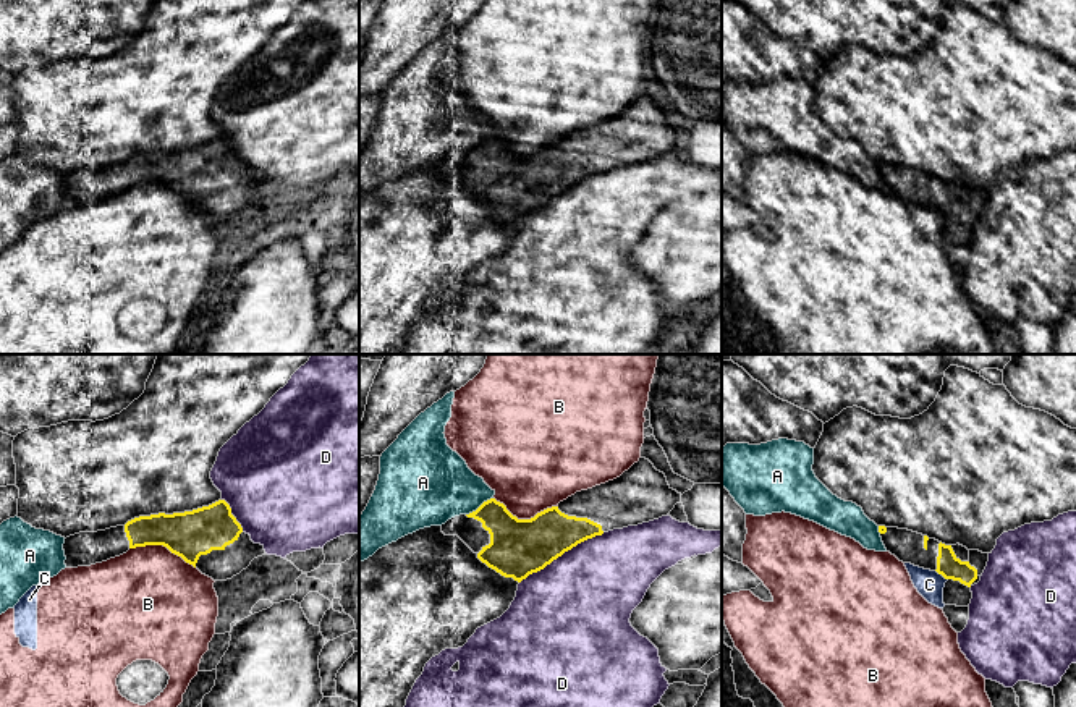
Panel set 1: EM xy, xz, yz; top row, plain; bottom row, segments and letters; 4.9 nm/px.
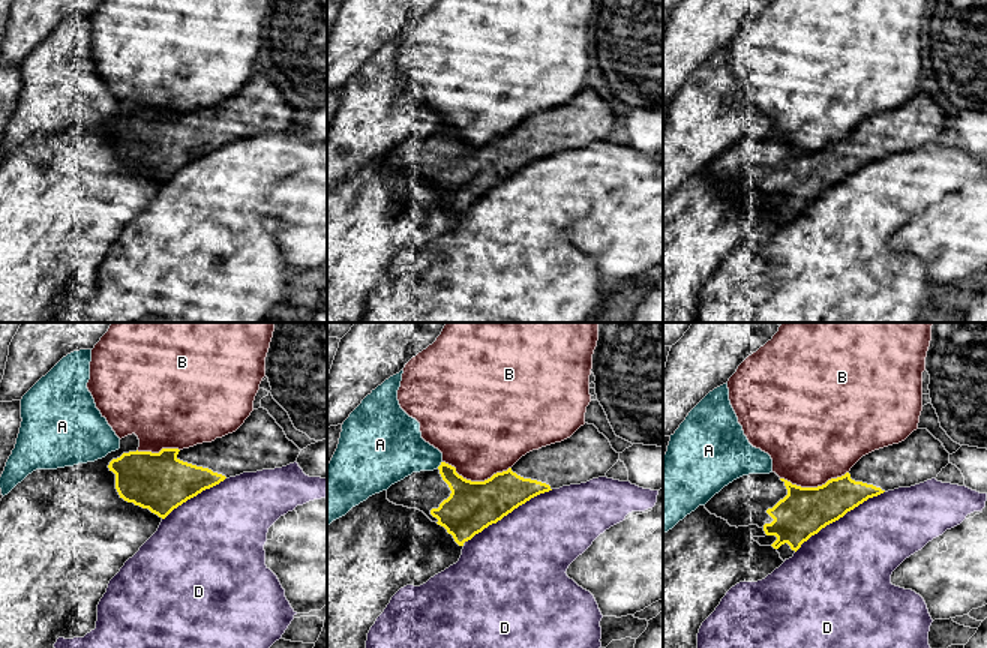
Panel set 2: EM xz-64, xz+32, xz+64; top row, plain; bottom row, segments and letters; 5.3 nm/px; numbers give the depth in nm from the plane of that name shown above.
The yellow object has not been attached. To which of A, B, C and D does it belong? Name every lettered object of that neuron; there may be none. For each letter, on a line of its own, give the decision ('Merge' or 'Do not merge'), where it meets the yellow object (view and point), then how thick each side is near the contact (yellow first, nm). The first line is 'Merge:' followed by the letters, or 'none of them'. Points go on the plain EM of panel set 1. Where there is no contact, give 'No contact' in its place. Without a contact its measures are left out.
Merge: none of them
A: Do not merge. Touches yellow at xz (481, 143). Thickness 240 nm (yellow) against 360 nm
B: Do not merge. Touches yellow at xy (162, 182). Thickness 240 nm (yellow) against 460 nm
C: Do not merge. Touches yellow at yz (942, 212). Thickness 120 nm (yellow) against 140 nm
D: Do not merge. Touches yellow at xz (562, 191). Thickness 280 nm (yellow) against 480 nm

